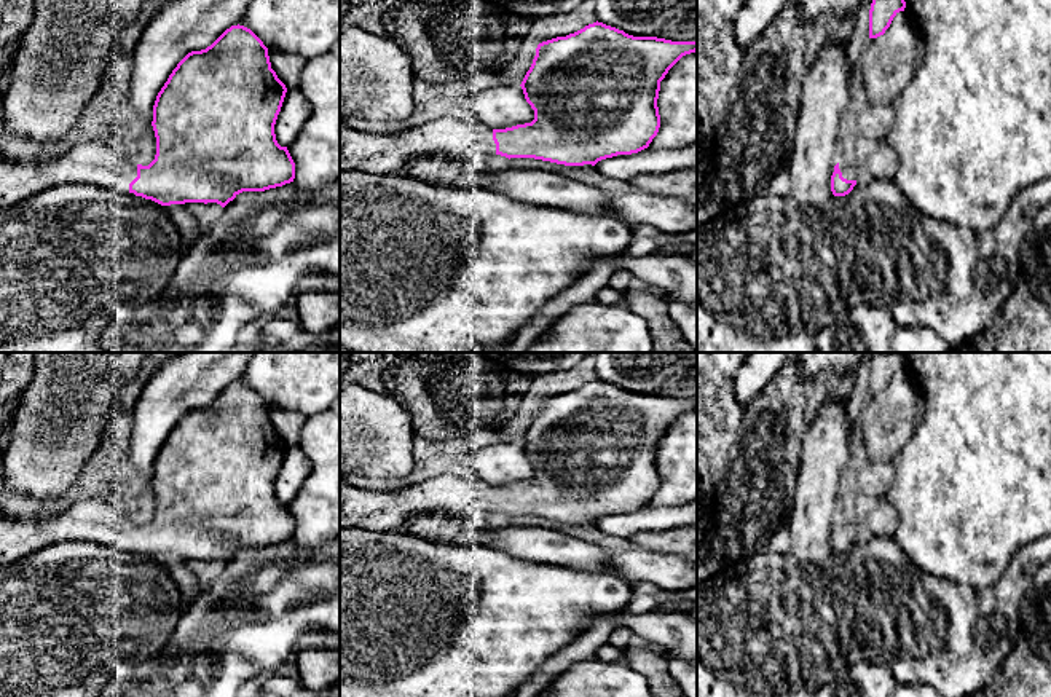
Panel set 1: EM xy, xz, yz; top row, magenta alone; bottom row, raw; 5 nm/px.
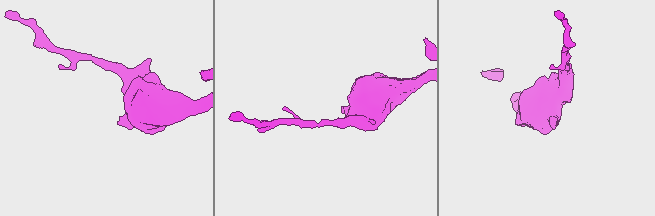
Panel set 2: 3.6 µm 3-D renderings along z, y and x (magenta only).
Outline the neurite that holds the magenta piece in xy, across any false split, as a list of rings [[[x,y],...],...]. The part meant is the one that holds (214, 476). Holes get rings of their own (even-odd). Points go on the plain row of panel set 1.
[[[231,383],[211,404],[188,410],[172,427],[153,463],[156,512],[148,523],[116,512],[100,494],[75,501],[65,512],[43,520],[14,520],[0,515],[0,566],[16,563],[35,550],[56,542],[97,542],[134,550],[161,563],[217,560],[225,565],[242,549],[265,549],[293,539],[295,520],[276,498],[274,482],[287,445],[271,426],[268,405],[244,383]]]

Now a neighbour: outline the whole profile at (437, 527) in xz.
[[[432,512],[429,515],[416,515],[408,520],[405,533],[431,541],[435,544],[467,544],[467,528],[470,518],[448,515],[445,512]]]

